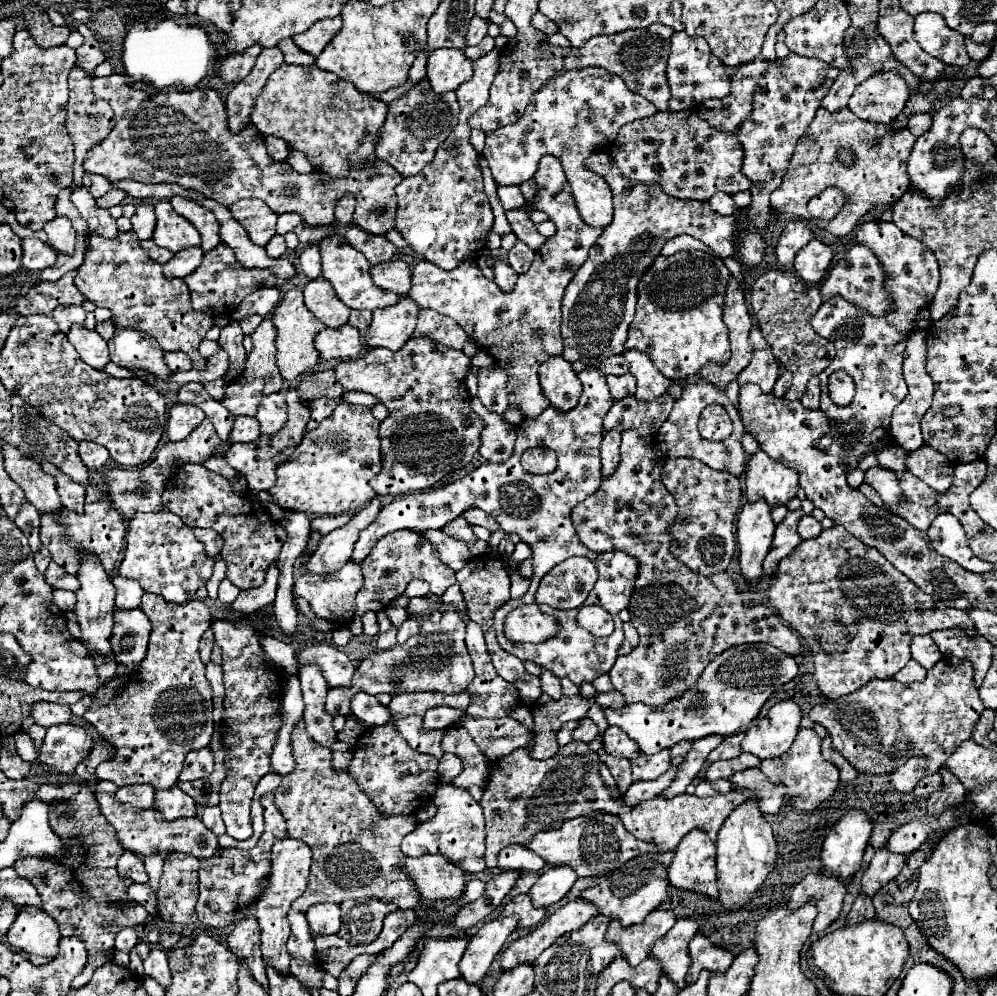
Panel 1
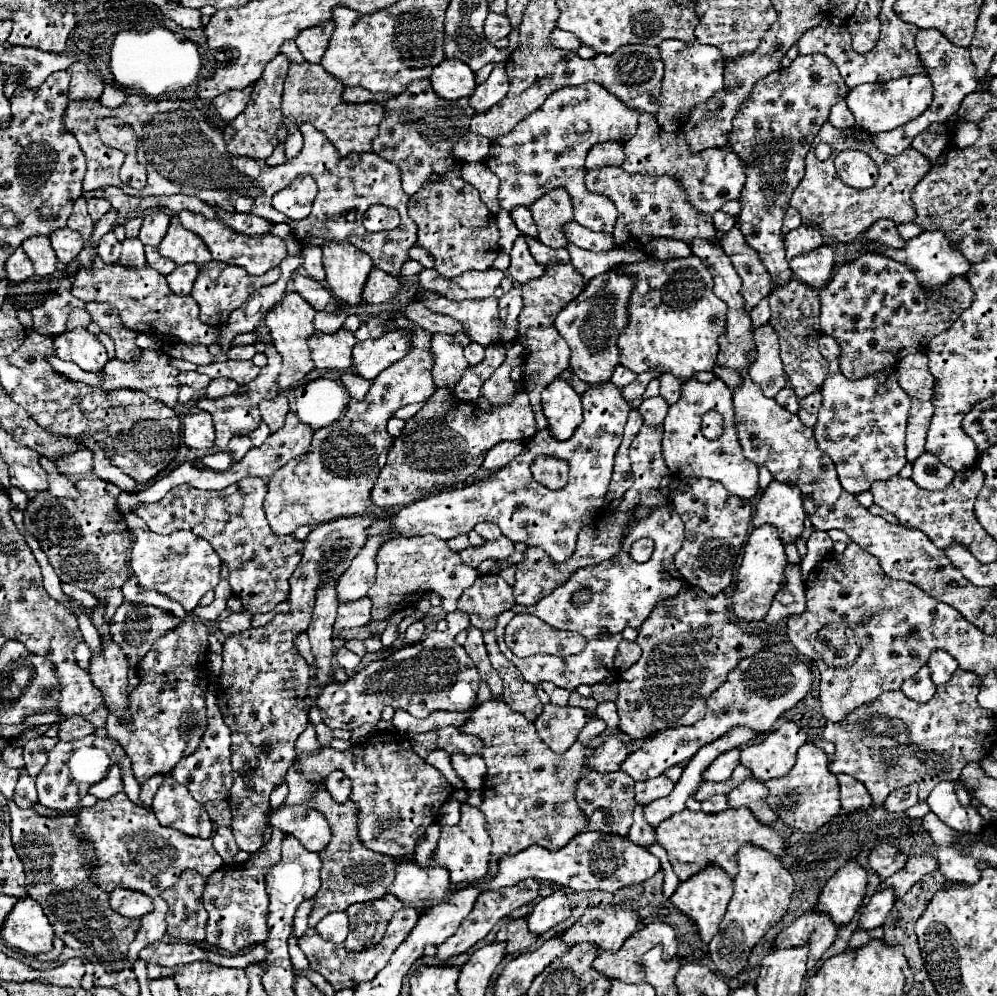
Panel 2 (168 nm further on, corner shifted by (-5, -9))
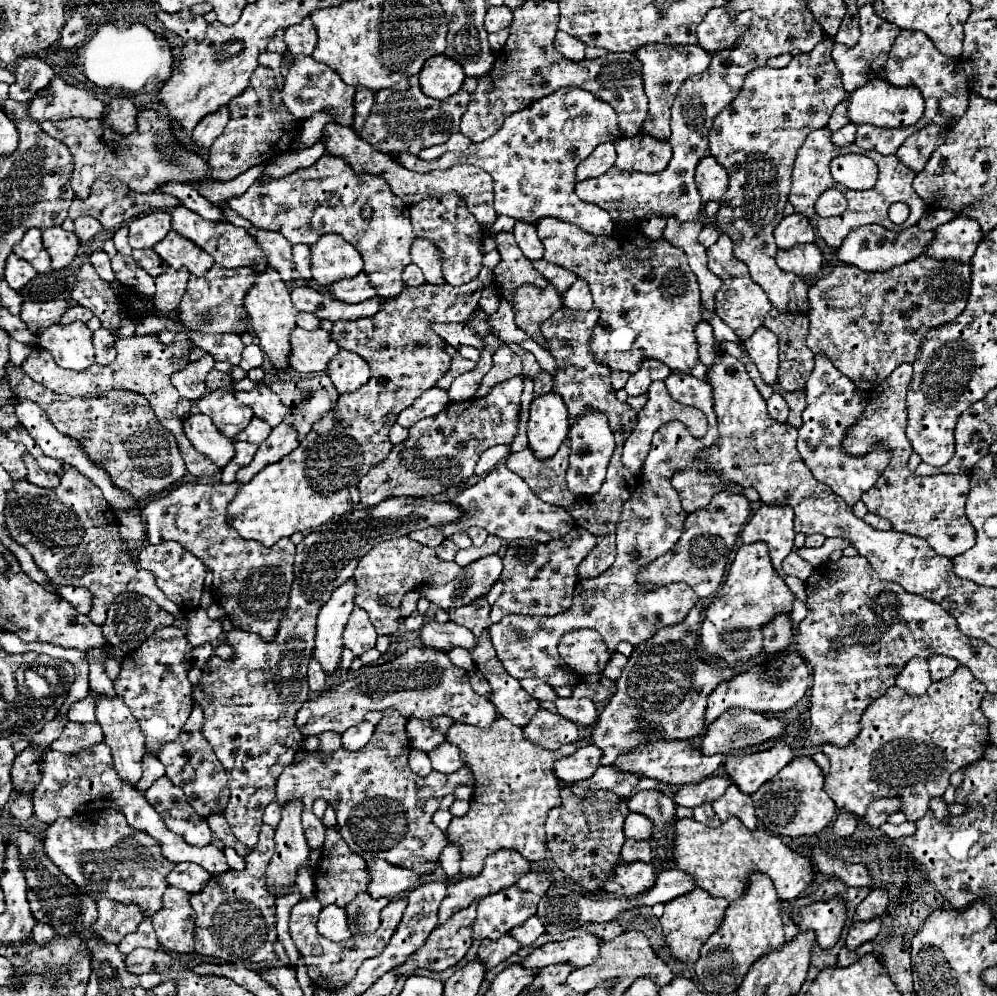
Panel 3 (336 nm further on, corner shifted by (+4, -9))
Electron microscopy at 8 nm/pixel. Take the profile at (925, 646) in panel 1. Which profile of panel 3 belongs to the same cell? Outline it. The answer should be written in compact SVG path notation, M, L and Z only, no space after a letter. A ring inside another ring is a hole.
M932 656L928 662L930 662L930 674L932 674L934 682L948 678L960 666L958 660L952 660L948 656Z

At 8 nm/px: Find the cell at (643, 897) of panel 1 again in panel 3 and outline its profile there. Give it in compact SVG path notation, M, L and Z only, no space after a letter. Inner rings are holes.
M582 934L572 940L544 944L542 948L536 948L520 964L524 968L532 968L532 970L540 970L550 964L564 964L564 962L572 964L574 968L584 968L584 966L592 964L592 960L598 958L600 944L602 944L600 938L596 938L592 934Z

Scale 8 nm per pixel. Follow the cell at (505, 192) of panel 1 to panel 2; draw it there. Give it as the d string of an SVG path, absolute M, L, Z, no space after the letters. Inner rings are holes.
M515 208L515 212L511 214L511 218L513 218L515 226L517 226L523 234L537 238L537 226L535 226L535 222L533 222L533 218L531 218L529 208Z

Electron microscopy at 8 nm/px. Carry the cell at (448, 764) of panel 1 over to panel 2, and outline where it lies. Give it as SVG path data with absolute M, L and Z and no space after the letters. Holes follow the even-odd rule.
M453 754L451 756L451 766L457 772L457 776L463 780L463 784L469 792L483 788L483 778L485 778L487 768L485 768L485 762L483 762L481 756Z

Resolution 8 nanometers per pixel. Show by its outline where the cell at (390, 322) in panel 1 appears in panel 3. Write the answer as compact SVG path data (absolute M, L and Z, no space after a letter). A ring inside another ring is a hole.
M340 350L328 362L326 374L330 376L330 382L334 384L338 394L346 394L358 390L370 378L370 368L364 362L364 358L356 356L354 352Z

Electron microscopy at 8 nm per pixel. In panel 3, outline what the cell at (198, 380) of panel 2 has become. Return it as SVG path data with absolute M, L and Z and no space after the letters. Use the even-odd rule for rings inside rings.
M206 354L202 360L190 362L186 368L178 370L172 376L172 384L176 386L180 396L188 398L188 400L200 400L200 396L206 394L206 384L204 384L206 374L210 372L210 368L214 364L212 356Z

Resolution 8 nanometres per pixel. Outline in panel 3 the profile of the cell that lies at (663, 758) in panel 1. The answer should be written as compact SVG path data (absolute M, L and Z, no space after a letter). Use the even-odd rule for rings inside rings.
M644 790L638 792L634 798L628 800L628 808L652 820L652 840L656 842L656 856L660 864L672 862L672 826L676 822L676 804L672 798L658 790Z

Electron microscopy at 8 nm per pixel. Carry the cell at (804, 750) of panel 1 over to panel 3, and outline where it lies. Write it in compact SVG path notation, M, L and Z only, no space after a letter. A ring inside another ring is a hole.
M794 758L776 780L762 784L756 794L752 794L758 820L776 836L812 836L822 832L836 818L836 804L824 792L824 774L812 758Z

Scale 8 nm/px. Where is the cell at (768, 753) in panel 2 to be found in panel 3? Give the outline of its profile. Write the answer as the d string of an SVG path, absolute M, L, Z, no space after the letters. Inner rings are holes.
M778 744L766 752L728 756L724 762L724 772L744 794L754 794L764 782L772 780L792 758L794 750L788 744Z

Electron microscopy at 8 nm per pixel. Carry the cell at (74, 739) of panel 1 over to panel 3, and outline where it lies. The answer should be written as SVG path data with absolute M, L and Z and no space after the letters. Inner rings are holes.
M104 742L92 746L92 748L76 754L76 756L64 756L60 752L54 752L54 750L46 752L44 762L42 762L42 782L36 786L34 796L32 796L34 814L36 814L36 818L40 822L52 824L58 818L72 818L82 804L94 802L98 798L114 800L116 804L120 804L122 810L124 810L124 816L126 816L128 824L132 828L136 828L136 830L146 832L148 836L152 836L160 844L162 854L170 862L174 862L174 864L194 862L194 864L200 864L204 870L208 870L214 876L218 876L220 872L228 872L230 870L230 866L226 864L224 852L216 844L208 844L208 846L202 846L202 848L190 846L180 836L176 836L174 832L170 832L164 826L164 822L160 820L158 812L148 804L148 800L144 798L144 794L136 792L132 786L124 784L118 778L118 774L114 770L114 764L112 764L110 748Z

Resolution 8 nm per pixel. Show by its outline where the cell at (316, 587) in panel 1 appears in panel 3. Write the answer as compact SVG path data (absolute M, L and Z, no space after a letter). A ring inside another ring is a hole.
M356 606L346 624L346 630L344 630L344 646L350 648L354 652L354 656L360 656L366 650L376 646L376 638L378 638L378 634L376 634L368 614Z

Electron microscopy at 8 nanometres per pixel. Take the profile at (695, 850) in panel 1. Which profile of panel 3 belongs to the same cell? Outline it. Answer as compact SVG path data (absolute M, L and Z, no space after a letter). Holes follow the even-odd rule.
M696 888L688 894L682 894L666 902L664 916L660 918L660 922L662 922L662 934L666 938L666 946L670 948L670 956L684 964L696 964L696 960L700 958L700 948L706 944L708 936L712 936L712 930L718 928L726 908L728 908L728 900L712 898L702 888Z

